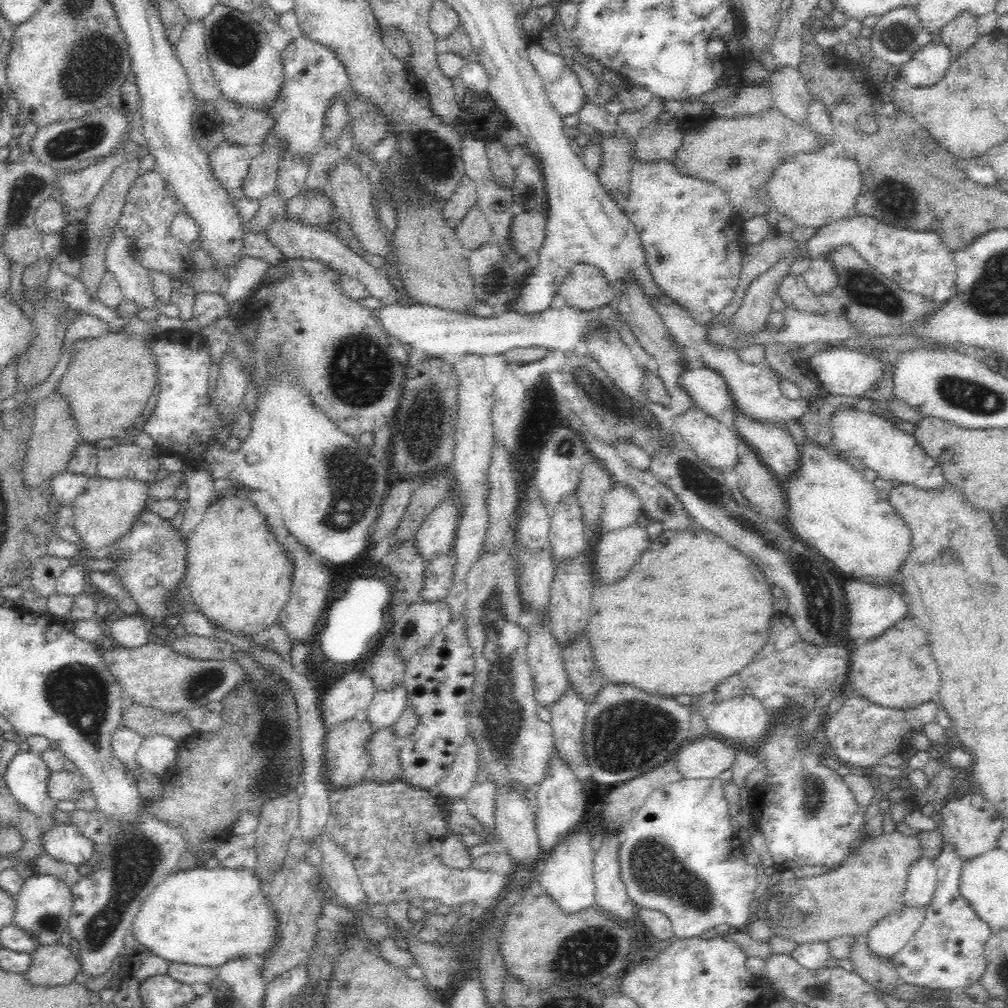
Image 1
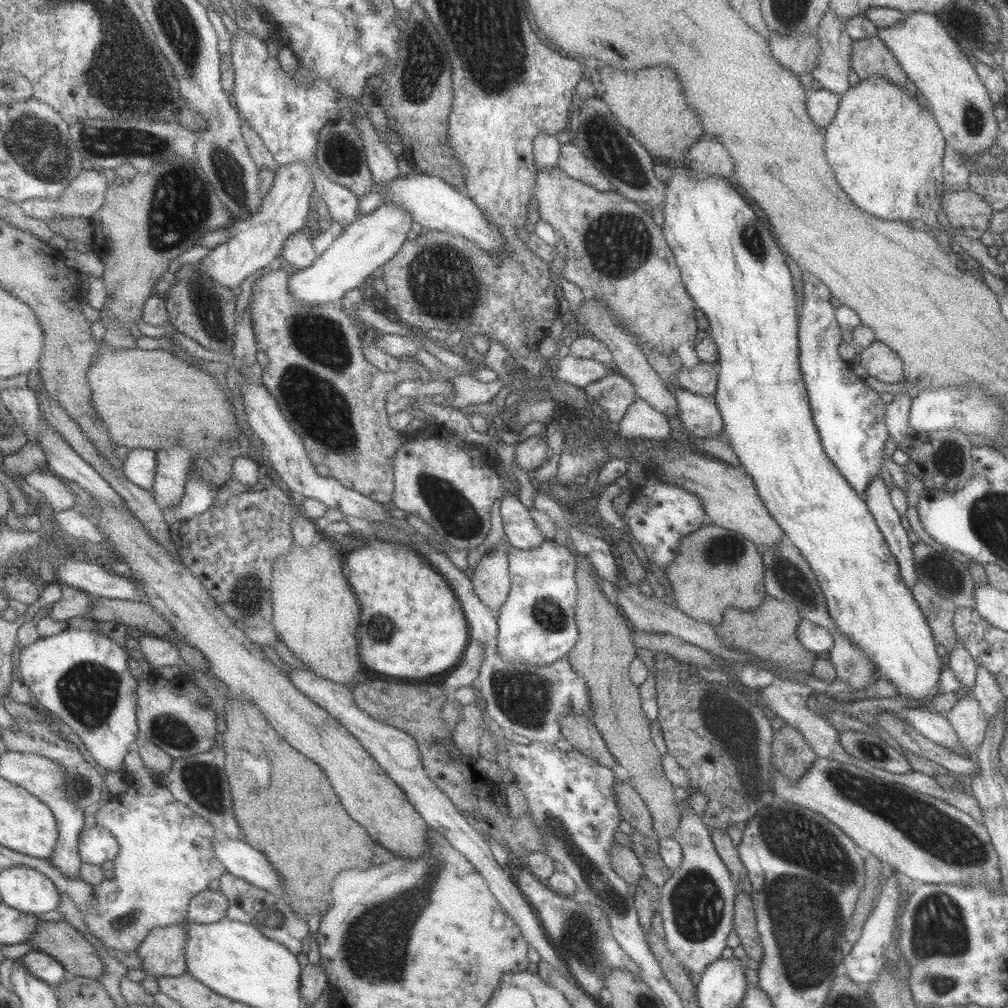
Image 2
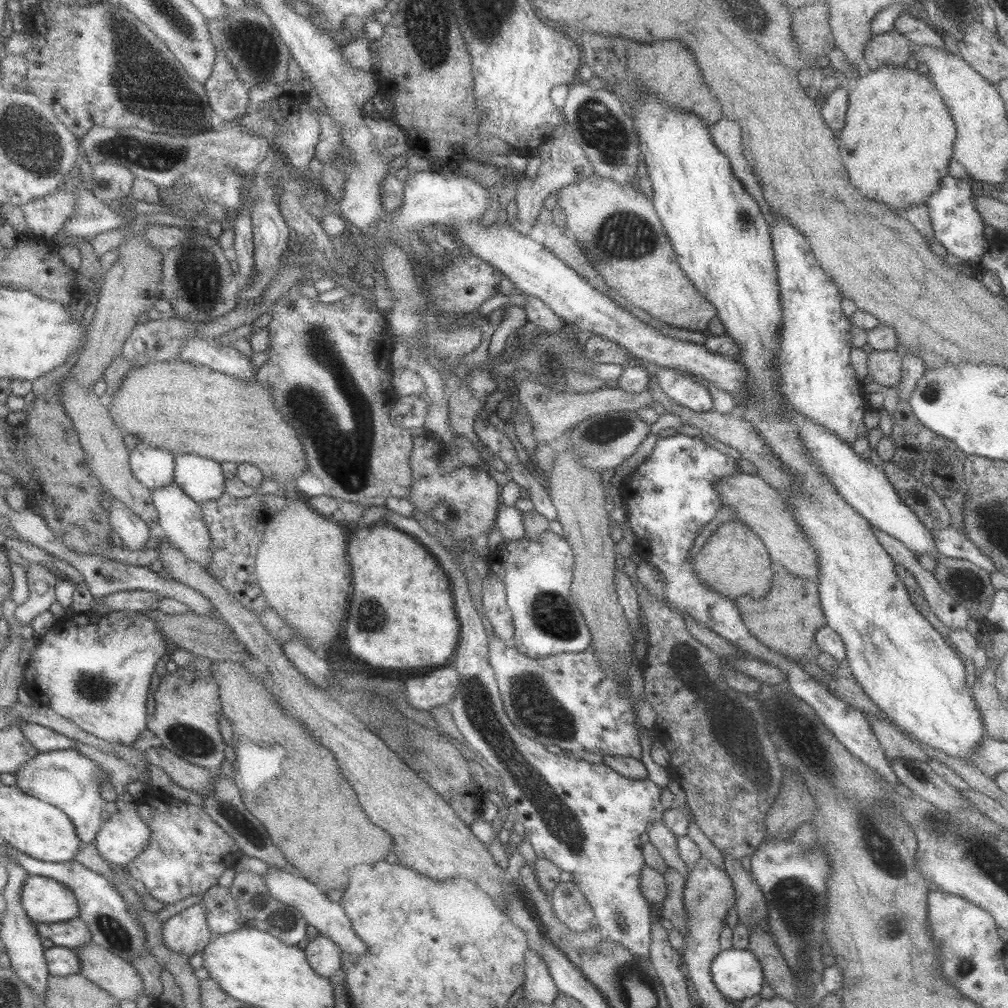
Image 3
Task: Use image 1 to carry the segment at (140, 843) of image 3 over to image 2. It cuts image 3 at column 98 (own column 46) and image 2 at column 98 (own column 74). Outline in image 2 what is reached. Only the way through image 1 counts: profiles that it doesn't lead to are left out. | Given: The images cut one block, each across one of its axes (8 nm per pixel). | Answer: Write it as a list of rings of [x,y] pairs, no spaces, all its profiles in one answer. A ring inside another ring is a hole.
[[[95,825],[83,830],[78,850],[82,853],[83,862],[100,865],[107,860],[117,860],[120,844],[111,831]]]

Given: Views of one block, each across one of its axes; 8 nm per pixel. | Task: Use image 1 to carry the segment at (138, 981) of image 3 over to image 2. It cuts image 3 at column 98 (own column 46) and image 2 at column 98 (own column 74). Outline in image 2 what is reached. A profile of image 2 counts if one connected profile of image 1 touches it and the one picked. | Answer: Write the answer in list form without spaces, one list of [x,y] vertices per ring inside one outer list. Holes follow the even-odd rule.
[[[43,921],[30,936],[33,950],[54,956],[71,976],[98,978],[105,970],[93,944],[67,921]]]

